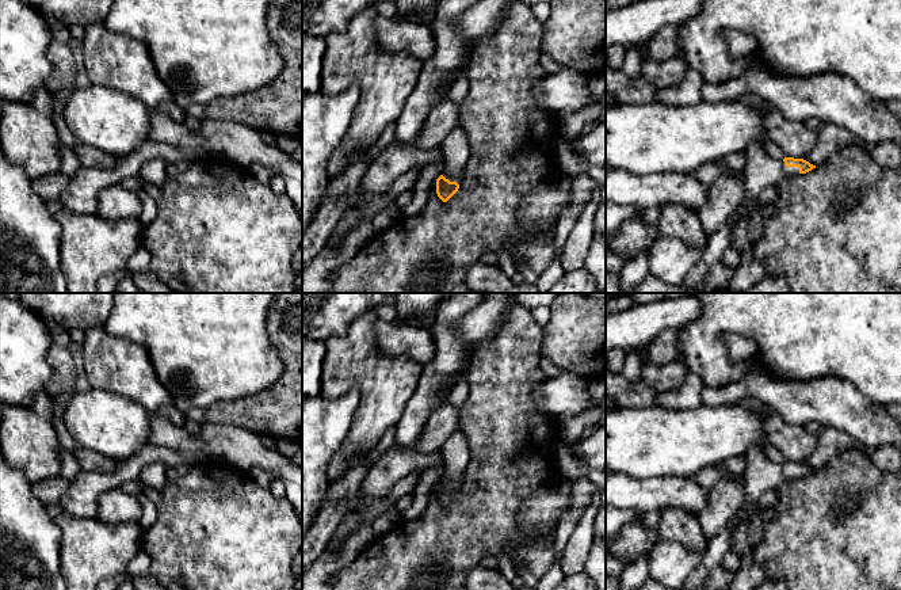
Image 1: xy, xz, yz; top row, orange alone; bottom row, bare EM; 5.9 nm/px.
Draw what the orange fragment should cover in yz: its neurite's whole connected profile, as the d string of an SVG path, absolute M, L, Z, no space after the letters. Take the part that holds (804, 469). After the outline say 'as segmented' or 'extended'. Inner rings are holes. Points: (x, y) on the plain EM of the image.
M759 442L745 452L744 503L755 503L770 490L776 490L790 479L806 477L816 472L803 463L784 461L775 464L767 460L763 450L764 444Z; extended

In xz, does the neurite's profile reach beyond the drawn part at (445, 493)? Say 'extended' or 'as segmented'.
extended

